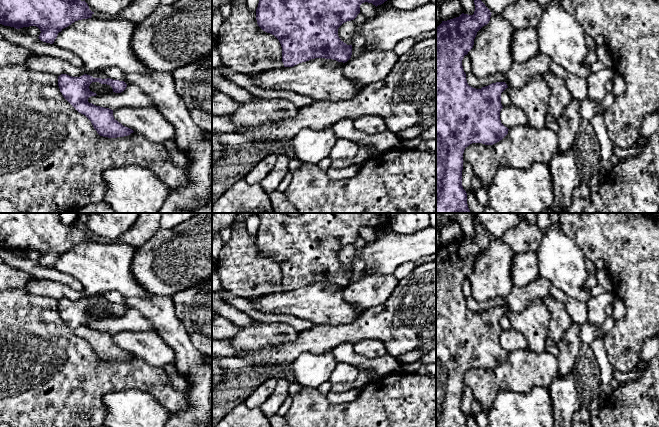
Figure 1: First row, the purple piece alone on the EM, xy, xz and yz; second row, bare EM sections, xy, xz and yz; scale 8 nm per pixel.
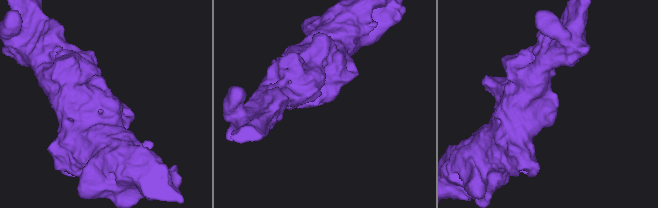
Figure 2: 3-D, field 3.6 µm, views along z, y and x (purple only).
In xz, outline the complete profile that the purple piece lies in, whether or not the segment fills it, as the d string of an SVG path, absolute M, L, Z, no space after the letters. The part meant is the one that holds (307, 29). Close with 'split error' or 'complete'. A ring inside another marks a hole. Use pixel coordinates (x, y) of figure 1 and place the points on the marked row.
M259 0L256 20L263 31L274 35L279 40L284 67L293 67L315 58L333 59L345 63L351 58L352 45L347 45L339 38L338 28L357 17L362 3L372 3L377 7L385 1L387 0Z; complete

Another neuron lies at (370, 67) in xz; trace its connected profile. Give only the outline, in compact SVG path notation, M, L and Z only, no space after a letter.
M393 51L365 52L345 62L343 73L353 82L367 86L385 79L396 65L398 57Z

